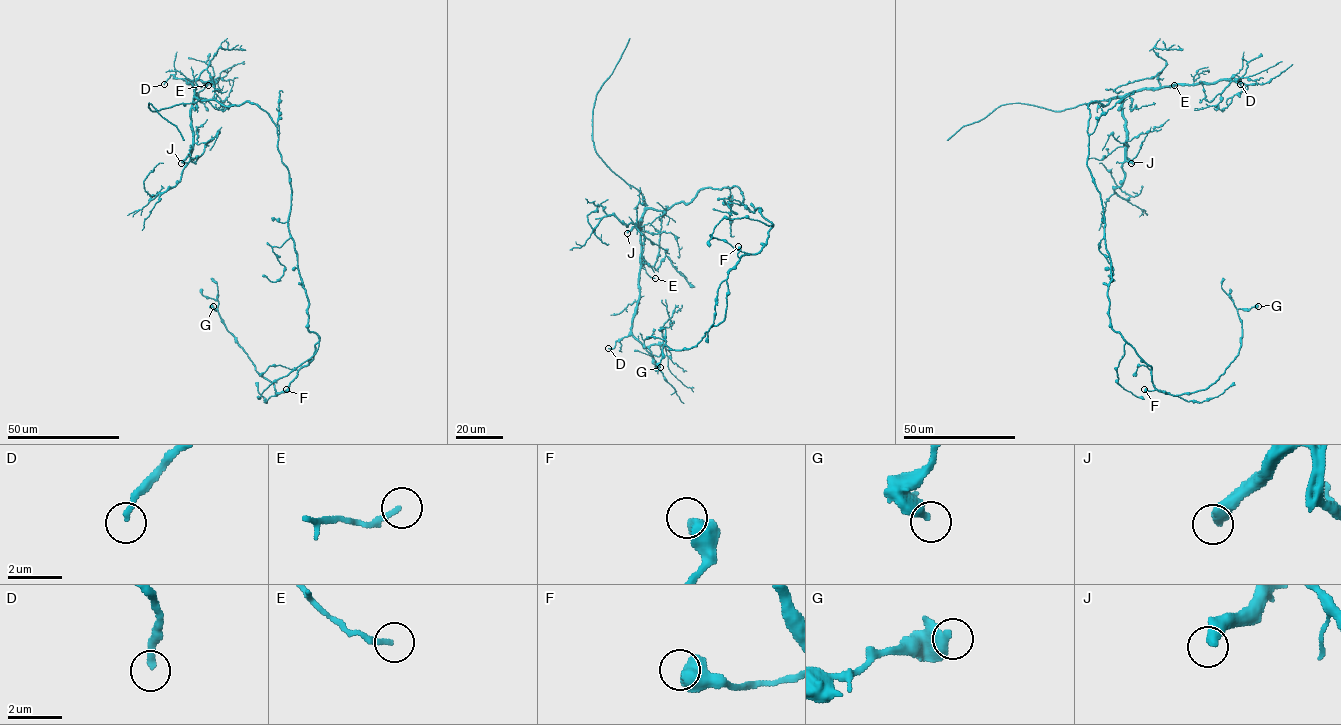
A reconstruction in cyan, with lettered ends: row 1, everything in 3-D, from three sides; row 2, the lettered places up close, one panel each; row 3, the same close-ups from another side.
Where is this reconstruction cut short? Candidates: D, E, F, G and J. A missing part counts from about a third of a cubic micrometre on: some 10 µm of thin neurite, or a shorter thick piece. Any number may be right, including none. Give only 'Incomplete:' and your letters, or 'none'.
Incomplete: D, J

